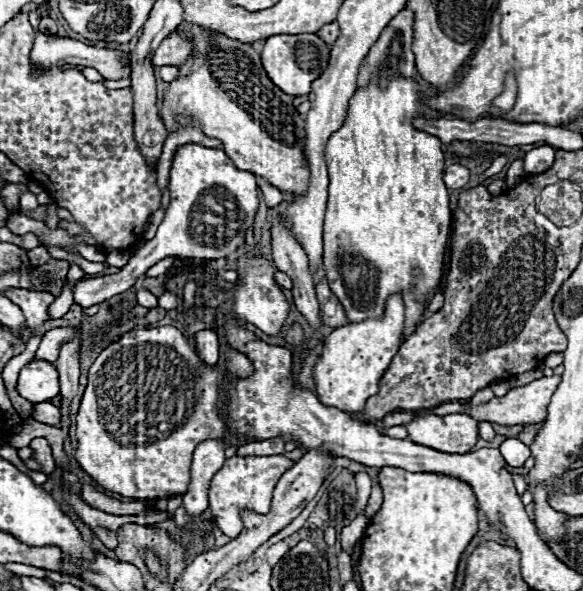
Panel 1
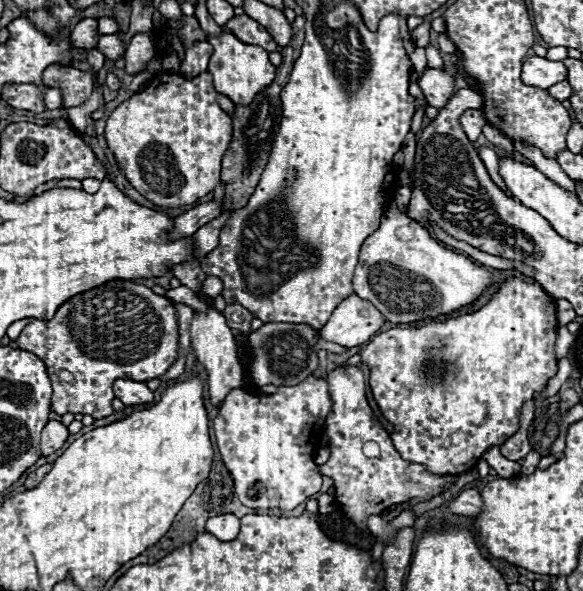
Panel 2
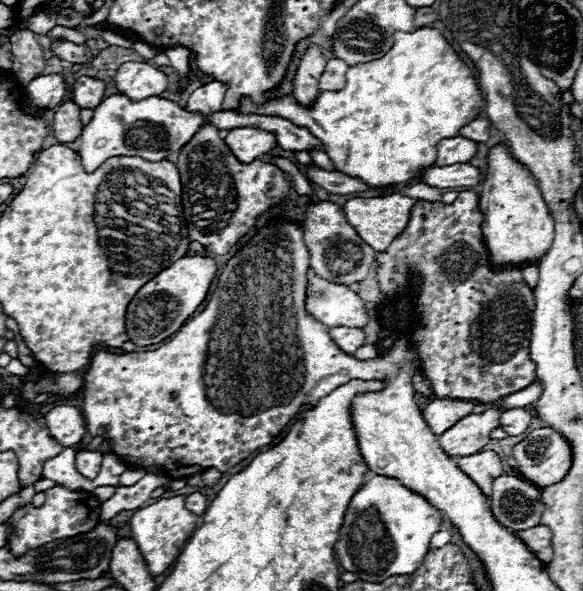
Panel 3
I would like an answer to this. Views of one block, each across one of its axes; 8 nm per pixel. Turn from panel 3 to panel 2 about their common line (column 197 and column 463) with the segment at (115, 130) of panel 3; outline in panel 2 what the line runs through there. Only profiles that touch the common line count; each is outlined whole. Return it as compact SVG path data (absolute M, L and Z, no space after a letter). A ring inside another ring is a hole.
M466 110L460 116L460 126L462 126L462 130L470 142L476 142L476 138L482 134L484 124L486 124L486 118L480 110Z

